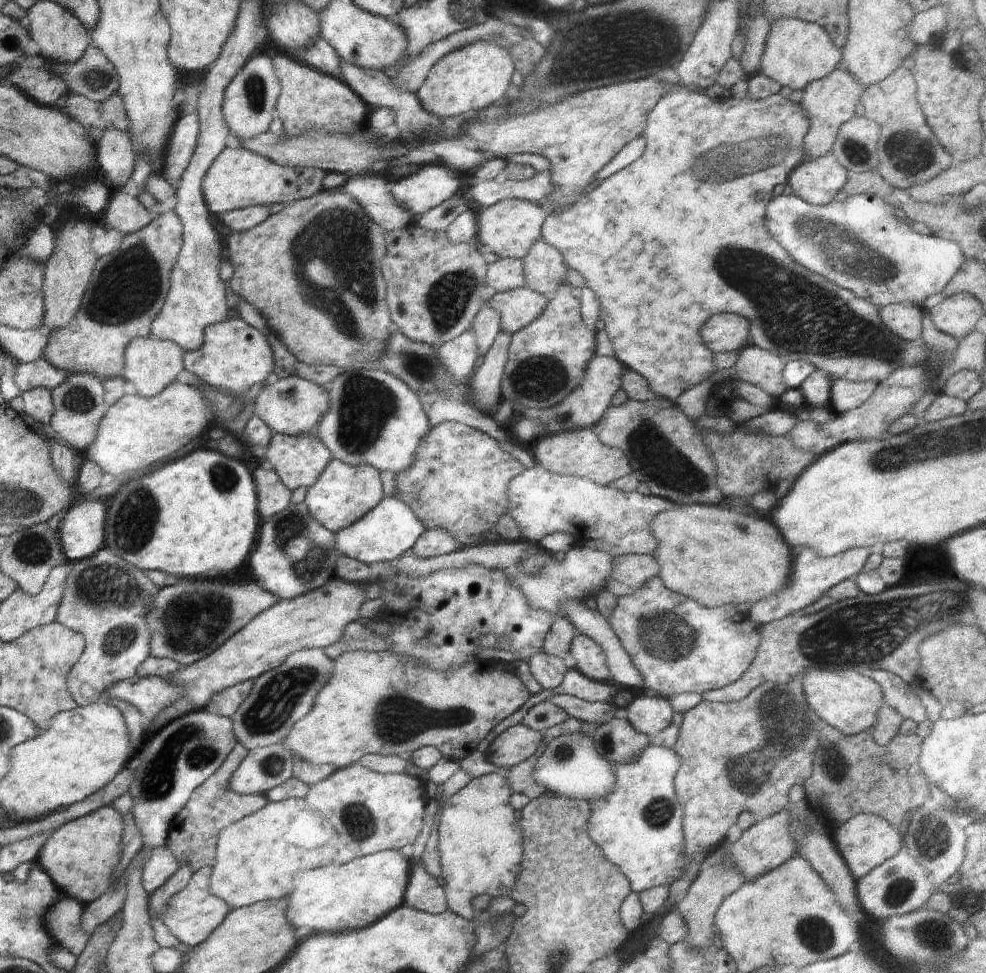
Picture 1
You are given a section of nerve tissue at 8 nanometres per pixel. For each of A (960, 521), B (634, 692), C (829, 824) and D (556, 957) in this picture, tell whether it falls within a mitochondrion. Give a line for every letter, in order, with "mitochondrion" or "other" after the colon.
A: other
B: other
C: other
D: mitochondrion

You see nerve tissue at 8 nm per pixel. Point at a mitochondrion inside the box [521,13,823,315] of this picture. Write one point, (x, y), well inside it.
(723, 181)

